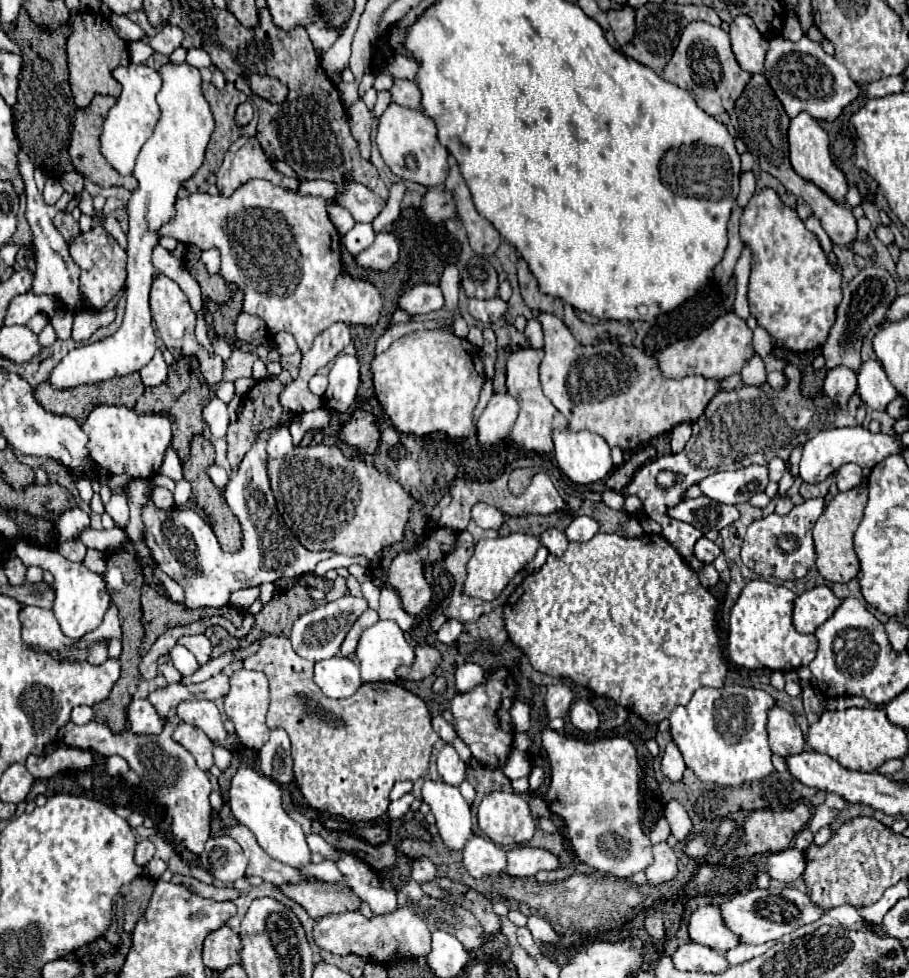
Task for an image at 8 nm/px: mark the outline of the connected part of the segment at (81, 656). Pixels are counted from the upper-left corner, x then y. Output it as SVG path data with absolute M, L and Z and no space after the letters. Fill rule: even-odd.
M24 606L20 612L22 622L22 642L28 650L36 650L42 654L58 652L66 662L86 662L90 654L90 646L76 648L78 640L64 636L60 624L52 610L44 610L38 606Z

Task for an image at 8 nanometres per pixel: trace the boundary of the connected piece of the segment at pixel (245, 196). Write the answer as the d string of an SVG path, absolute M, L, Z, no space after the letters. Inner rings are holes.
M254 178L242 184L232 196L190 194L188 198L180 198L176 204L176 218L162 226L162 236L172 236L184 244L196 244L200 250L218 248L222 252L224 280L234 282L244 292L244 312L260 316L272 334L278 334L280 330L290 332L296 338L300 352L306 352L314 342L314 336L334 322L342 320L350 326L374 326L384 308L384 298L374 284L344 272L340 234L328 218L326 200L322 196L302 196L300 192ZM234 216L236 226L228 226Z

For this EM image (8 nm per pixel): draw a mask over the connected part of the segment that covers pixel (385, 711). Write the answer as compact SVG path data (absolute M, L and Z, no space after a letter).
M266 634L260 638L260 648L244 660L246 670L262 670L270 682L268 728L282 728L292 742L294 778L312 808L326 810L346 820L374 820L382 816L390 804L390 790L398 780L418 780L426 776L432 746L440 738L430 724L430 712L422 698L392 682L362 684L358 692L344 700L332 700L312 680L312 662L300 658L290 640L284 636Z

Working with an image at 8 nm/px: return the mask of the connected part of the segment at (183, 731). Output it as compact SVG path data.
M182 722L174 730L174 740L178 744L182 744L196 758L196 764L202 770L208 770L214 764L212 762L212 740L202 730L198 730L198 728Z

